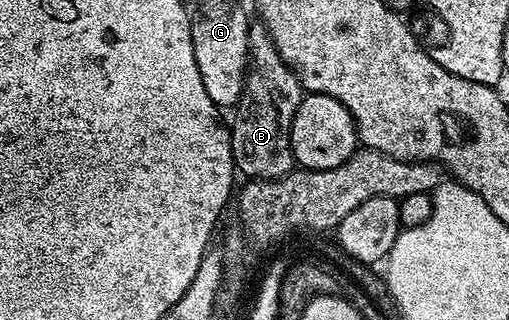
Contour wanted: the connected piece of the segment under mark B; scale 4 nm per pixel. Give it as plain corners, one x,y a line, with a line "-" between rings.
253,23
249,26
249,57
245,69
245,82
243,83
242,94
235,108
232,110
233,125
229,129
229,142
233,152
233,164
238,174
246,173
246,178
254,181
270,181
276,177
282,177
292,173
295,168
293,149
289,145
291,135
291,123
295,119
295,111
299,107
303,90
299,79
291,71
291,67
281,56
271,39
271,35
265,26
260,23

